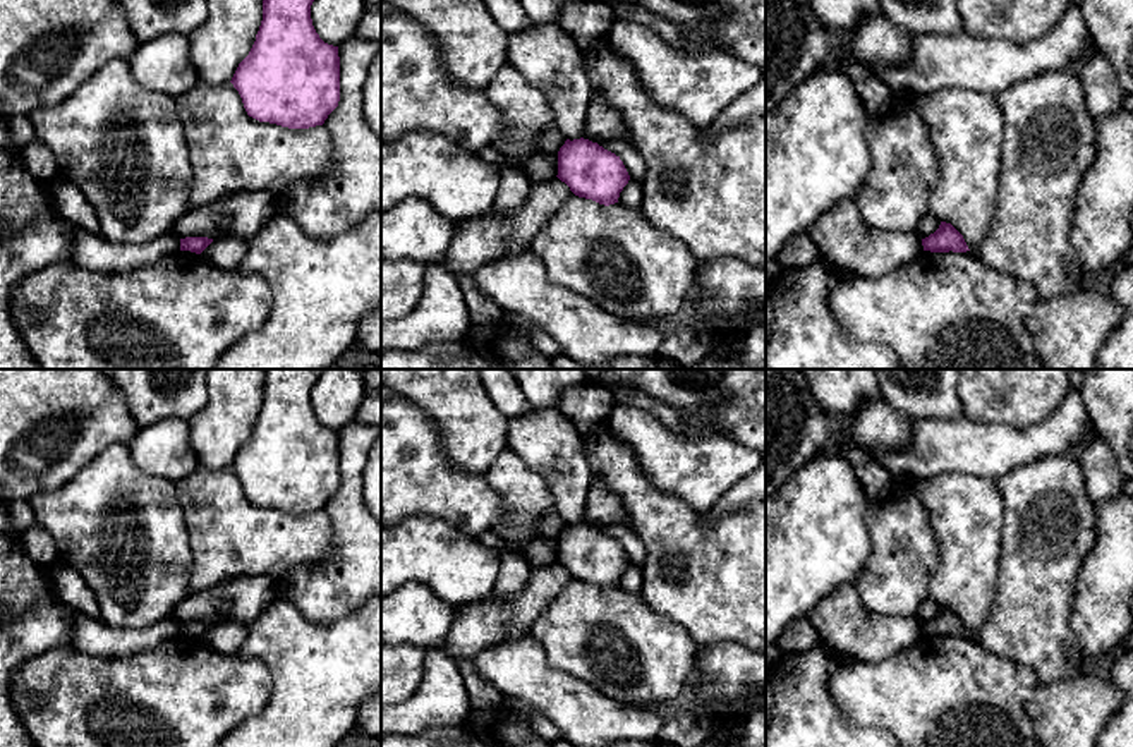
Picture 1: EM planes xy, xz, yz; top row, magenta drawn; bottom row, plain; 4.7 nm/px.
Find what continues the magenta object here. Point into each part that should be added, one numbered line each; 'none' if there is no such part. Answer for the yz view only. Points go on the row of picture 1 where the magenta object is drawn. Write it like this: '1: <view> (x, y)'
none

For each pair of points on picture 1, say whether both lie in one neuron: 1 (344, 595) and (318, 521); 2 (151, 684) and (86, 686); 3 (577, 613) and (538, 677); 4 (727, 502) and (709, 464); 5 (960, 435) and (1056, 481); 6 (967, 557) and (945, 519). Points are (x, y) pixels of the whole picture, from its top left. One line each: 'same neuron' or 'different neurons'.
1: different neurons
2: same neuron
3: different neurons
4: different neurons
5: different neurons
6: same neuron

